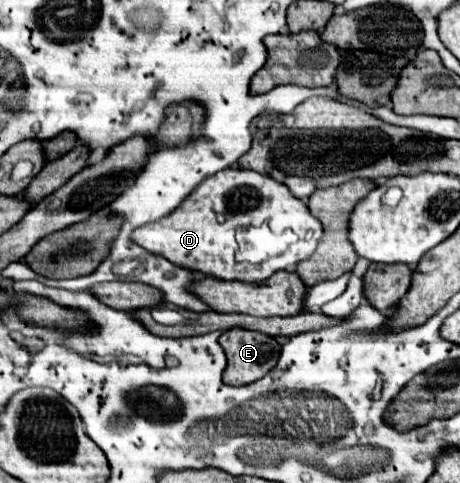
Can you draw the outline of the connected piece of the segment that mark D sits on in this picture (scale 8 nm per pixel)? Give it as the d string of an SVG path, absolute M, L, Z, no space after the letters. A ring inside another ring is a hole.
M230 167L206 177L168 217L162 217L154 223L134 229L130 241L146 249L148 253L160 255L170 263L190 271L198 271L222 281L236 279L246 283L258 283L268 279L272 273L280 269L294 271L298 261L314 253L320 237L322 237L320 221L312 217L312 213L306 209L306 203L296 199L286 189L286 185L274 181L272 177L260 175L256 171ZM264 221L280 223L282 229L292 229L298 235L294 257L272 257L272 259L264 259L258 265L236 263L234 259L236 227L244 227L244 229L250 225L256 227L262 225Z

